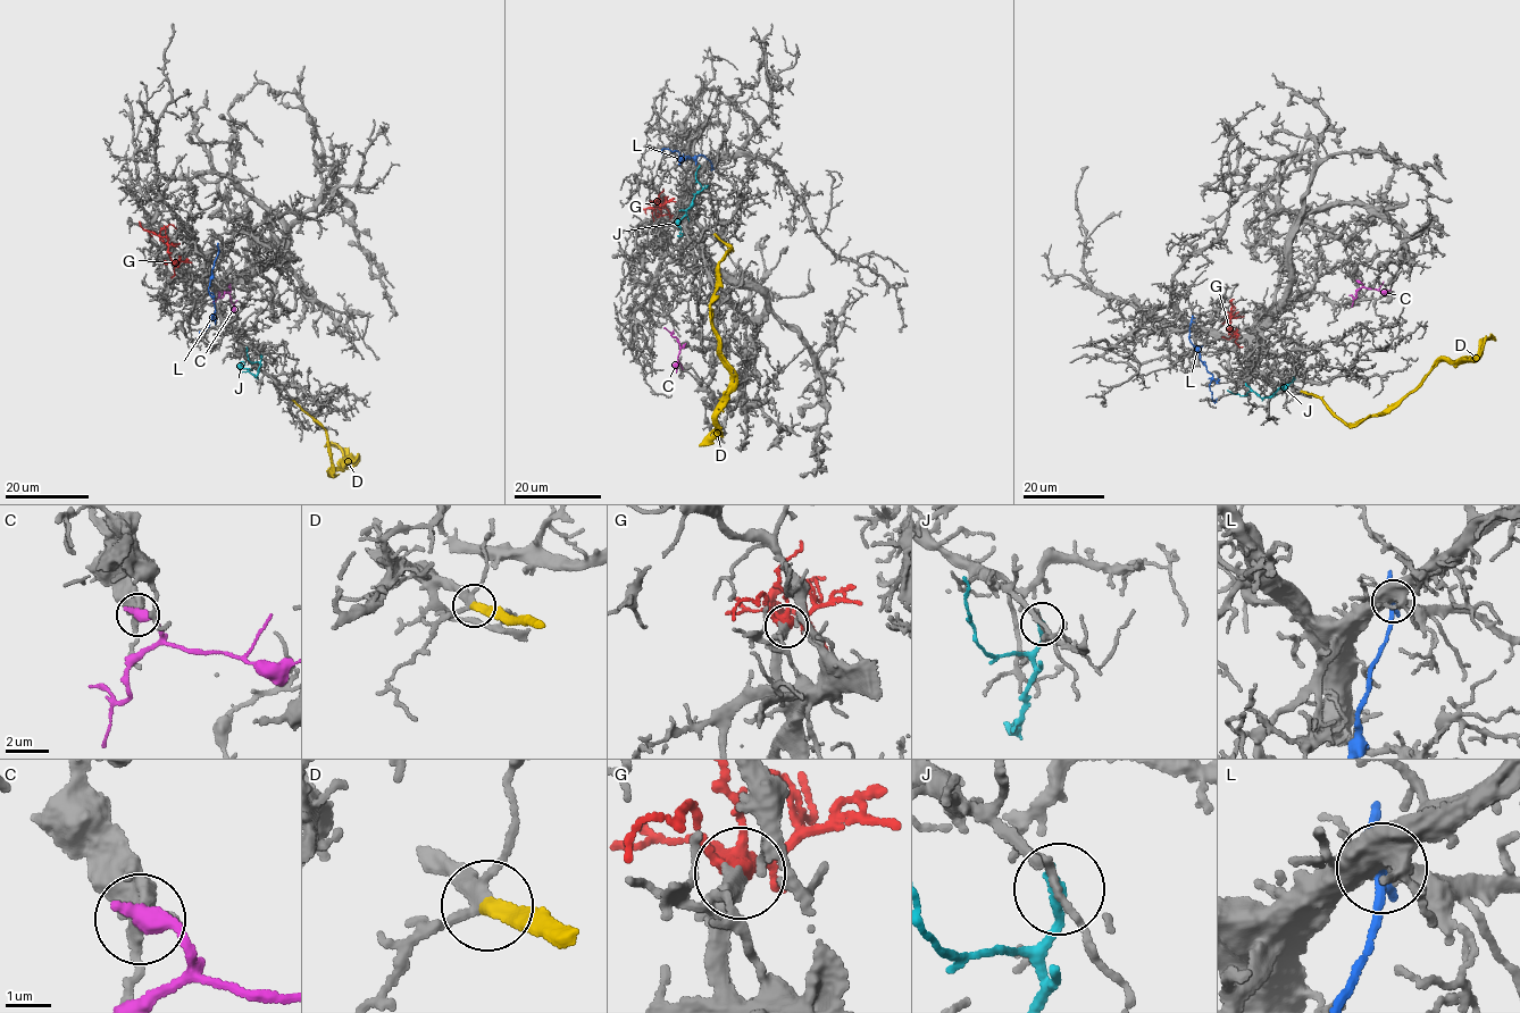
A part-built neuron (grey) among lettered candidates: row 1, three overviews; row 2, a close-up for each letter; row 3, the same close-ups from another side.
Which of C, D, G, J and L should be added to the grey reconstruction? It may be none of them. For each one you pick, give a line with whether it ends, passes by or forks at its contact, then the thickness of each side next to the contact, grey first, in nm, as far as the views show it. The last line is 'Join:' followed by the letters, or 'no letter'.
D: it ends | 240/360 nm
G: it forks | 360/320 nm
Join: D, G

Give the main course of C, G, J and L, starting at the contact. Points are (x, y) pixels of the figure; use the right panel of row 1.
C: (1358, 282), (1371, 289), (1391, 289)
G: (1238, 335), (1230, 328), (1232, 316), (1227, 312)
J: (1245, 385), (1262, 398), (1285, 387), (1294, 379)
L: (1192, 320), (1189, 340), (1212, 375), (1209, 386), (1211, 398), (1214, 401), (1217, 398)

